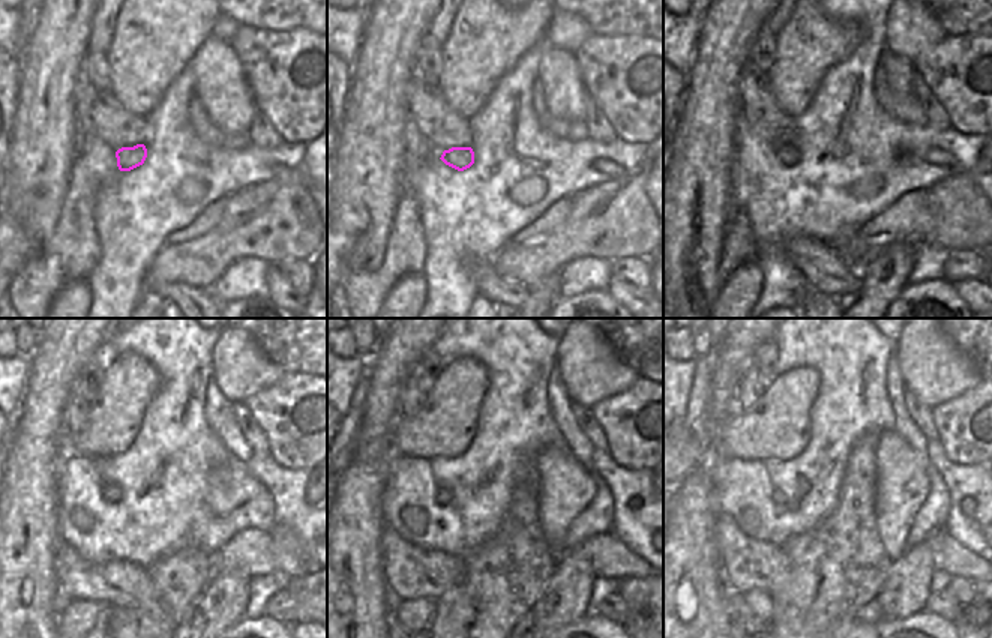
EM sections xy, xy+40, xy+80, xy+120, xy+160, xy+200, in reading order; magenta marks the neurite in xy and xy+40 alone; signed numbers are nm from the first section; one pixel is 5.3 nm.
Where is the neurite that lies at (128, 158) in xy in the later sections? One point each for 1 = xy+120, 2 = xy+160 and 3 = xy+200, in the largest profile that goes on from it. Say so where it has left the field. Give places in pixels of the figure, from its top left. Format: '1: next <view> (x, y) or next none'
1: next xy+120 (111, 493)
2: next xy+160 (441, 497)
3: next xy+200 (778, 497)

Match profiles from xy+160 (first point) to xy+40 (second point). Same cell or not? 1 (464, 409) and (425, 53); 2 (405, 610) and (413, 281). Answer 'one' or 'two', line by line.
1: two
2: one

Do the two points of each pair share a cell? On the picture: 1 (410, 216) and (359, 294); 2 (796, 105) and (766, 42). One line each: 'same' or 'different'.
1: same
2: different

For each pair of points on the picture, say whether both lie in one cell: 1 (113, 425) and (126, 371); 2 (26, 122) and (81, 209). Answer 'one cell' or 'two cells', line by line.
1: one cell
2: two cells

